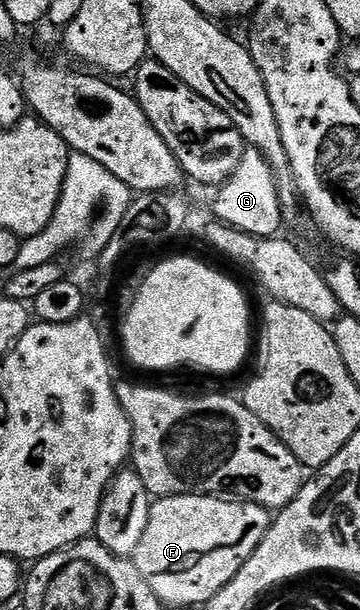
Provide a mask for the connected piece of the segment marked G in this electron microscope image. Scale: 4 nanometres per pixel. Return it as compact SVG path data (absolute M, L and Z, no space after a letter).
M245 147L238 170L225 184L219 185L216 196L216 216L219 223L235 228L257 238L272 238L277 235L280 224L285 223L284 211L280 205L280 185L276 174L257 148Z

